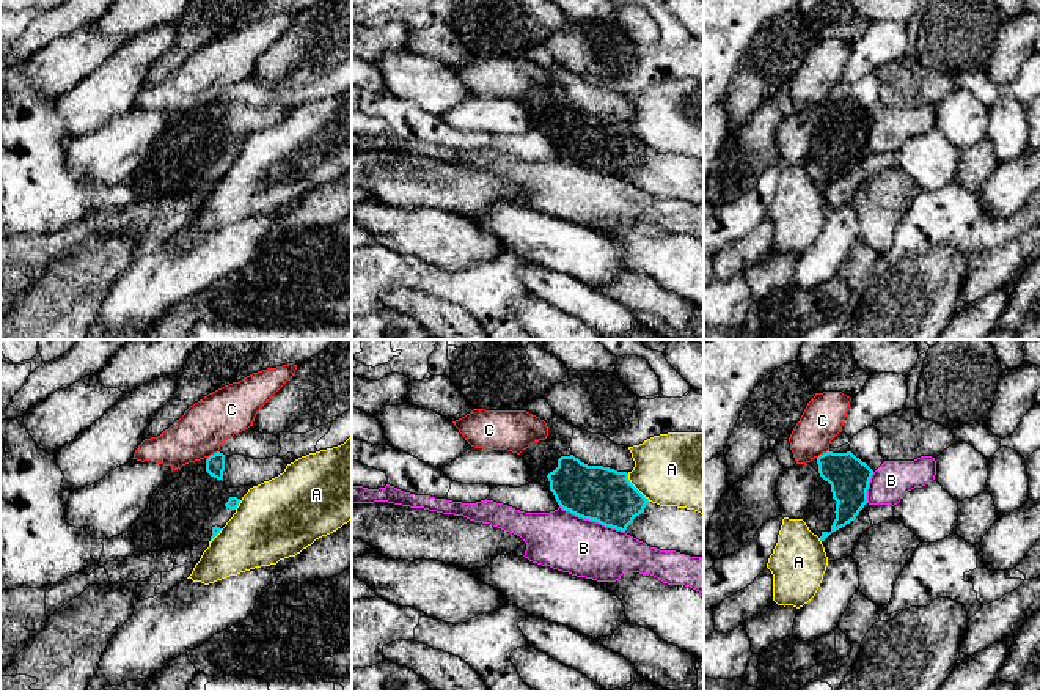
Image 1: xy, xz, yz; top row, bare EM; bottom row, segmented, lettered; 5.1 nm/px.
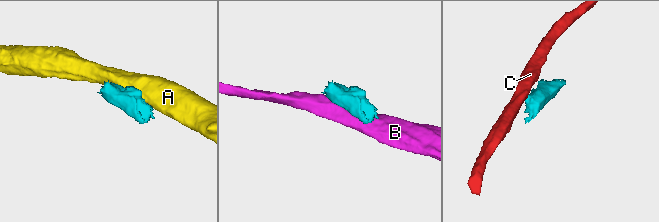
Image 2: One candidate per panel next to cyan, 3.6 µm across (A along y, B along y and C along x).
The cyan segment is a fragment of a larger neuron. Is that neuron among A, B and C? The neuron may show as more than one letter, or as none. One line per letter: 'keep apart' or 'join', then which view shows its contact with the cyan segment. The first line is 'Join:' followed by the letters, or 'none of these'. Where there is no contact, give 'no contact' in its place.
Join: none of these
A: keep apart | xz
B: keep apart | xz
C: keep apart | yz

